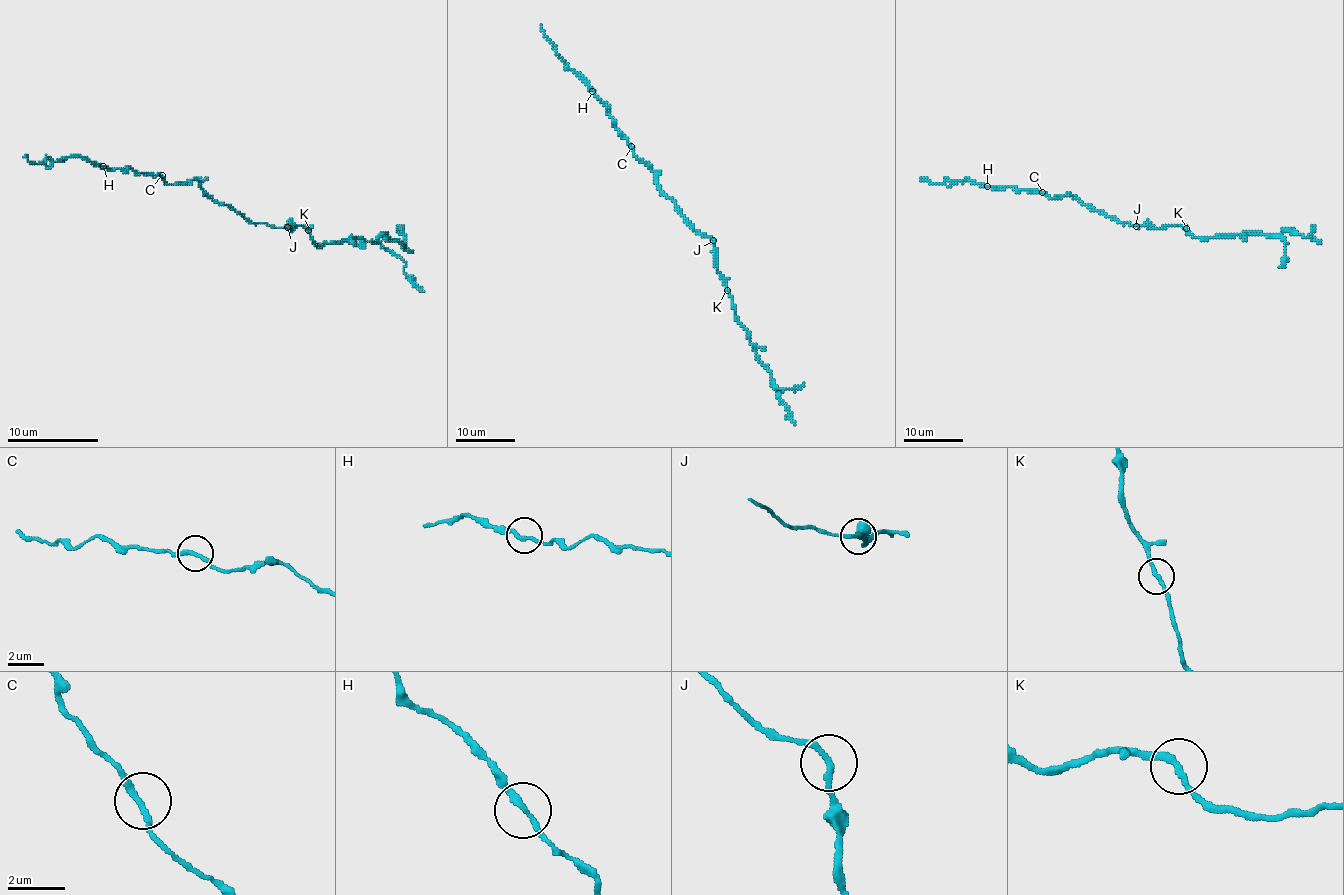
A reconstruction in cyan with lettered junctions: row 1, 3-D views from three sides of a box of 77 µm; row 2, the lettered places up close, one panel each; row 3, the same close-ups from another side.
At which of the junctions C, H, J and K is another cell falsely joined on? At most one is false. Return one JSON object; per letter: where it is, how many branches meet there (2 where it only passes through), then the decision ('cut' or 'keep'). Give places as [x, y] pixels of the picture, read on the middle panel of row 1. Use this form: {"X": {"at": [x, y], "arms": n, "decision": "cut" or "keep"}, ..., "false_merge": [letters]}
{"C": {"at": [631, 146], "arms": 2, "decision": "keep"}, "H": {"at": [592, 91], "arms": 2, "decision": "keep"}, "J": {"at": [713, 240], "arms": 2, "decision": "keep"}, "K": {"at": [727, 290], "arms": 2, "decision": "keep"}, "false_merge": []}

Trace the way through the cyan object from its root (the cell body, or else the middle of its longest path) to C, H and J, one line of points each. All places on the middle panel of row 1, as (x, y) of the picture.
C: (682, 216), (676, 204), (660, 190), (654, 172), (633, 152), (631, 146)
H: (682, 216), (676, 204), (660, 190), (654, 172), (633, 152), (630, 143), (615, 127), (607, 106), (592, 91)
J: (682, 216), (695, 230), (713, 240)

